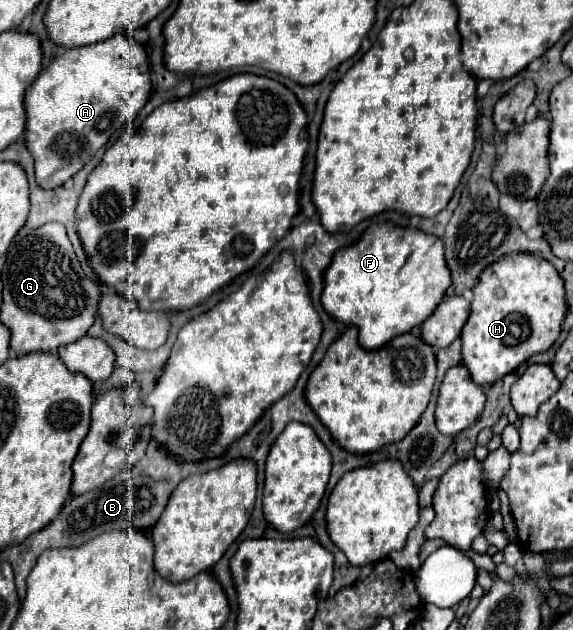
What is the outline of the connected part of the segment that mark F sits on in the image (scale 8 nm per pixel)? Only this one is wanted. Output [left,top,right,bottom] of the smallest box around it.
[322,223,452,351]

